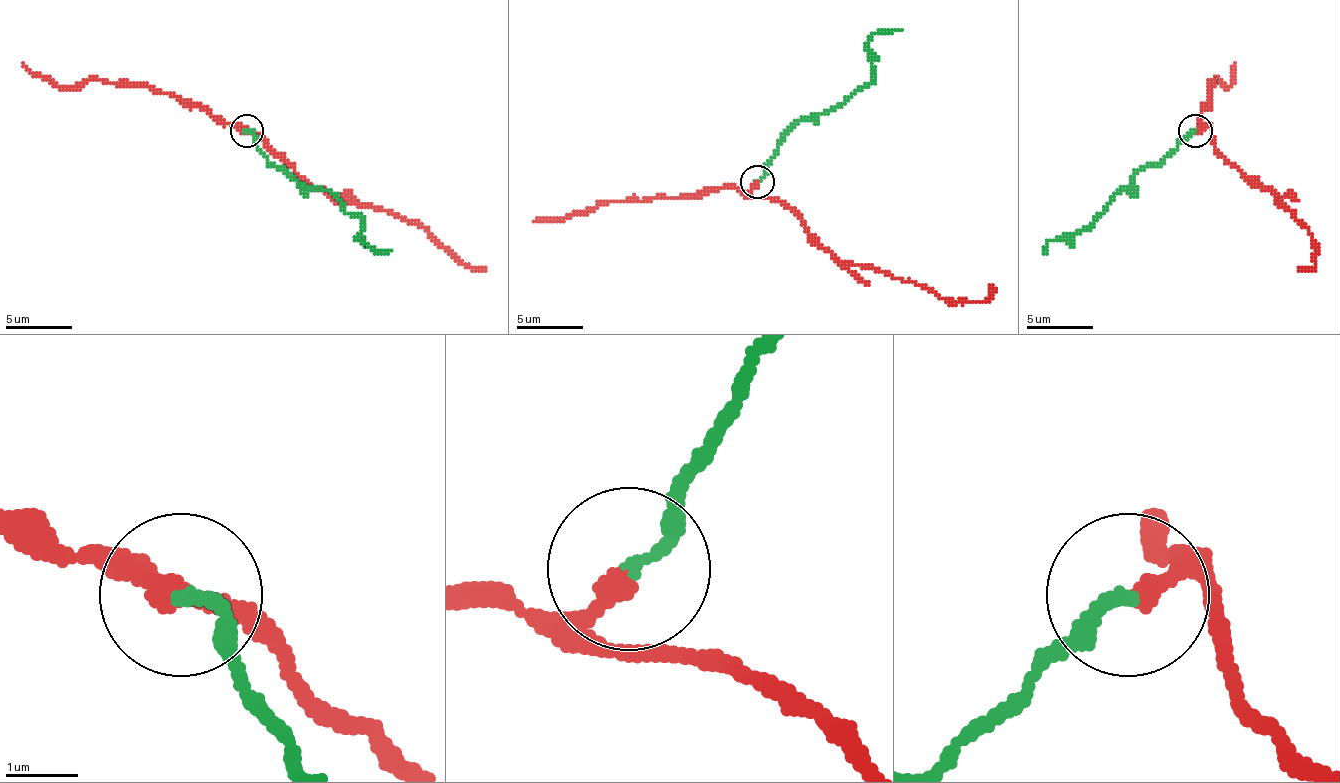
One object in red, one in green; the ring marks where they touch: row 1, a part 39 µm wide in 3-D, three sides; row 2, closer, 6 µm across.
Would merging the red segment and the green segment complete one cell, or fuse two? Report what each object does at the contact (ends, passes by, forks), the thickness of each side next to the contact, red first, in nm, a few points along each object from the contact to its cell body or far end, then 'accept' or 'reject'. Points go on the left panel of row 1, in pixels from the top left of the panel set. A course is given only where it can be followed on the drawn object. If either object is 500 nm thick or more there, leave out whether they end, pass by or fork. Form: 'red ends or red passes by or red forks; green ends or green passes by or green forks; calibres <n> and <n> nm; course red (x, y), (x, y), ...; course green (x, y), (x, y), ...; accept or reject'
red ends; green ends; calibres 280 and 180 nm; course red (247, 130), (267, 143), (334, 200), (378, 207), (421, 223), (472, 267), (482, 270); course green (247, 130), (264, 156), (294, 180), (328, 190), (361, 223), (358, 237), (364, 244), (391, 250); accept

